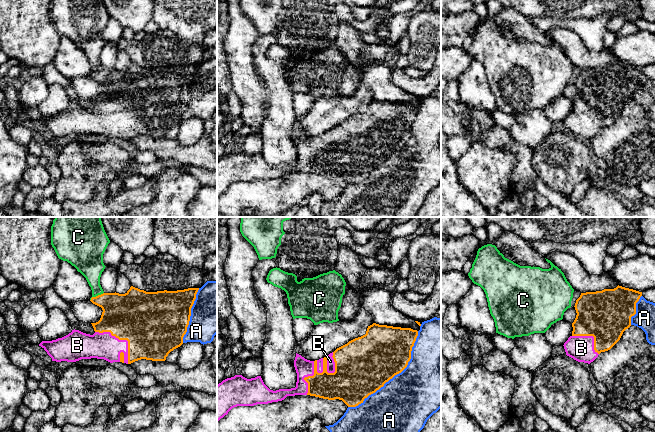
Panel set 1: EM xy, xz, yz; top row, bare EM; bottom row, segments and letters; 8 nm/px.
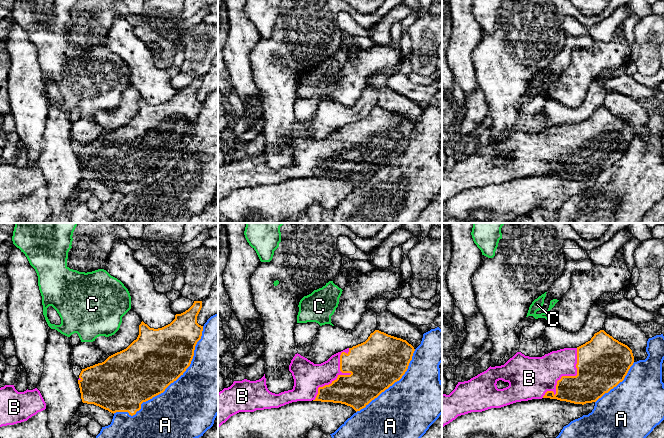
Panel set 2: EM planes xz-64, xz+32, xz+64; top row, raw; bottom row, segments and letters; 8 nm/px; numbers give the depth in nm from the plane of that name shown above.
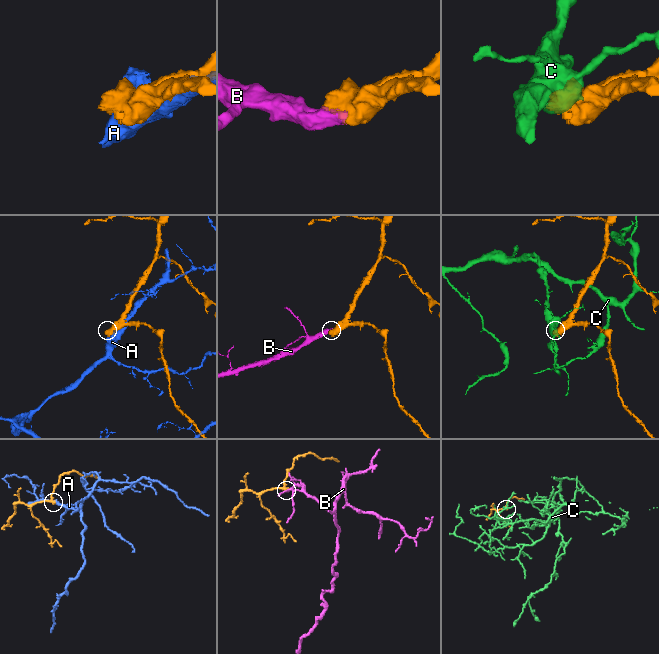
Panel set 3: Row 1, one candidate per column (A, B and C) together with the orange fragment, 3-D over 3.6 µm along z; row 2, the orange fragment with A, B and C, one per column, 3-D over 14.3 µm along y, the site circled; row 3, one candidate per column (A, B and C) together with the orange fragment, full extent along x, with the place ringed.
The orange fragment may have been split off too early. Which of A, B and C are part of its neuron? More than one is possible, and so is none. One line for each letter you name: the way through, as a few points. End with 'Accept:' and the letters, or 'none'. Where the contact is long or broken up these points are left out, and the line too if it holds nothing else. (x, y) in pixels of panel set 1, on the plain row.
Accept: B

